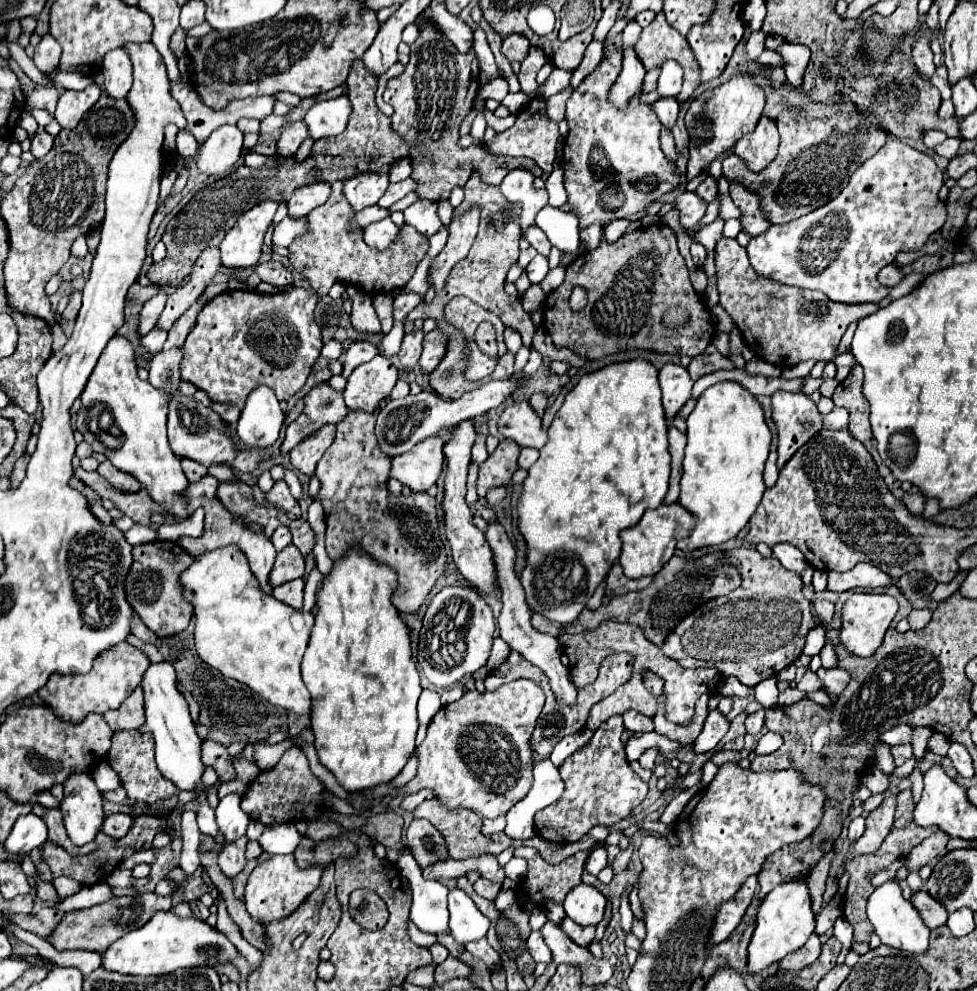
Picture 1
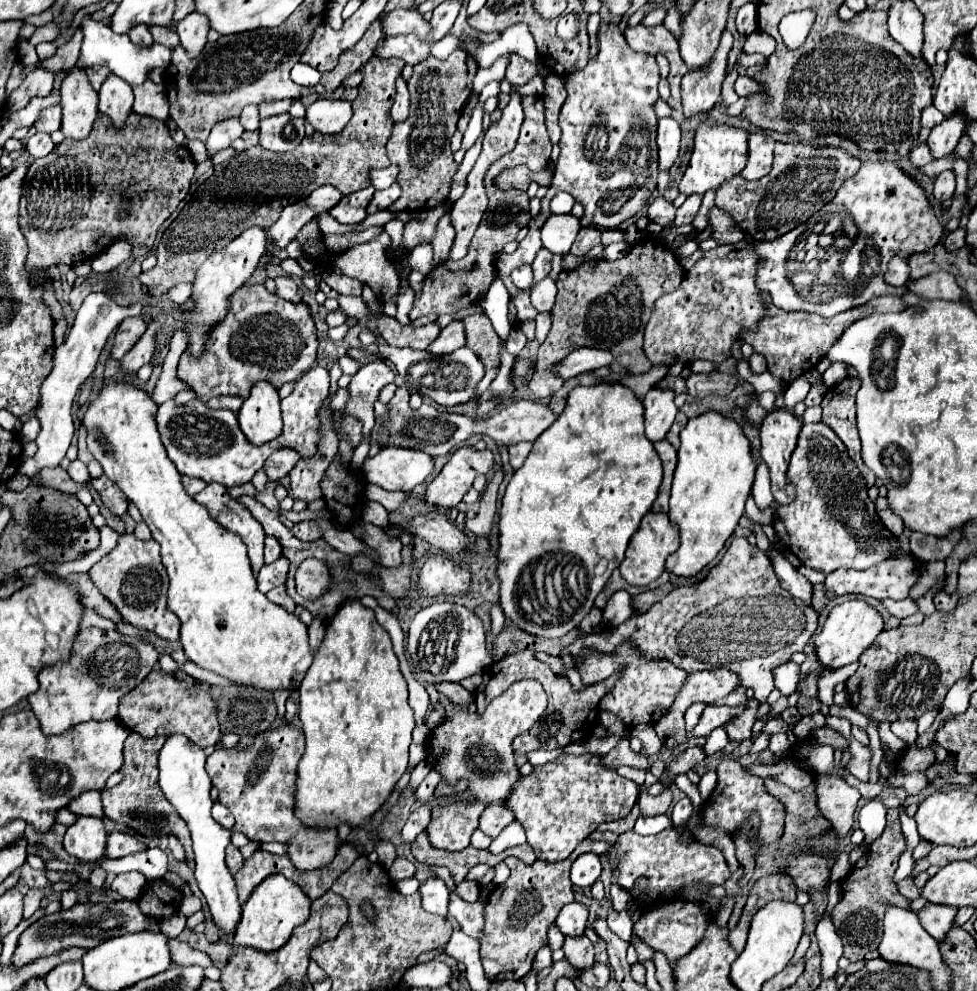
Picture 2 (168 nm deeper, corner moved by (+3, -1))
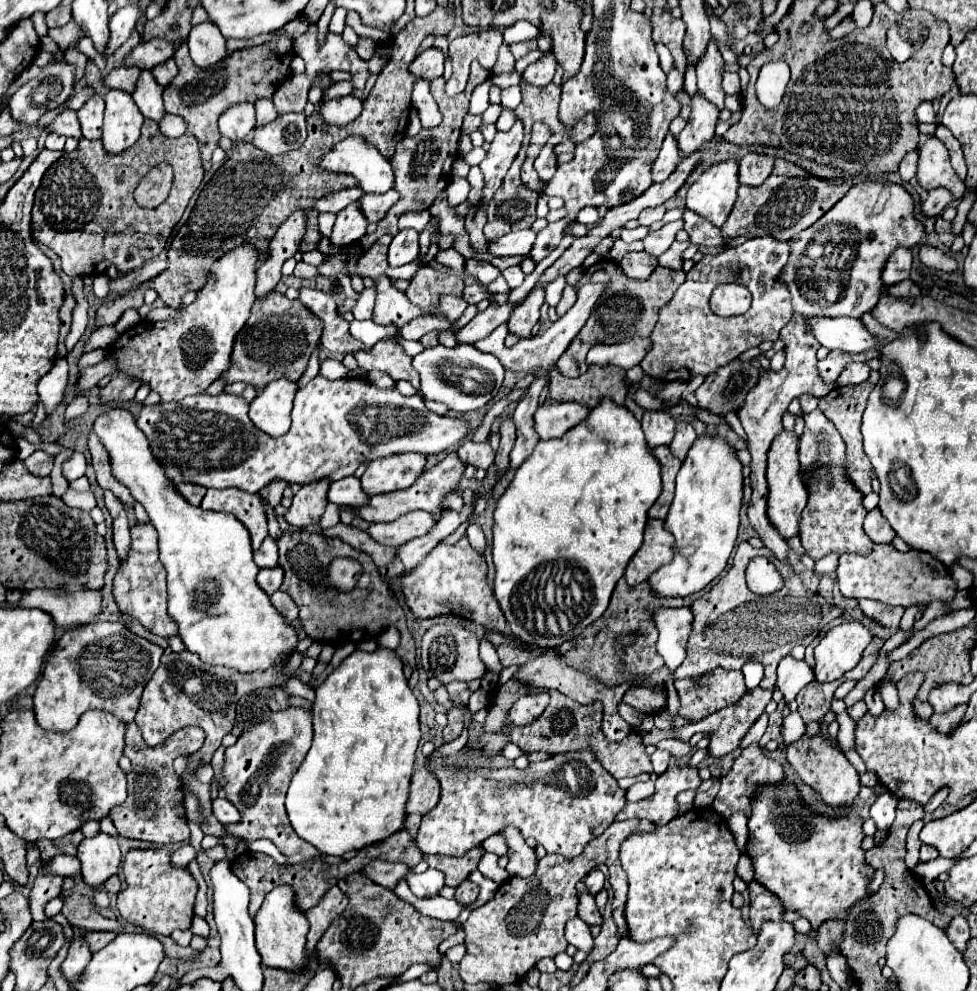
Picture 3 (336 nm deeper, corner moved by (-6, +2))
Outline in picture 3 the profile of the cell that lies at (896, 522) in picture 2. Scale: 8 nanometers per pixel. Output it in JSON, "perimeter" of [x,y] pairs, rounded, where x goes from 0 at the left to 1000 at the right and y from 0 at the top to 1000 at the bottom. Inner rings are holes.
{"perimeter":[[[900,512],[889,516],[889,520],[885,524],[885,536],[887,536],[887,540],[892,540],[892,544],[896,548],[912,548],[916,544],[916,540],[918,540],[914,536],[914,532],[908,528],[908,524],[904,522]]]}

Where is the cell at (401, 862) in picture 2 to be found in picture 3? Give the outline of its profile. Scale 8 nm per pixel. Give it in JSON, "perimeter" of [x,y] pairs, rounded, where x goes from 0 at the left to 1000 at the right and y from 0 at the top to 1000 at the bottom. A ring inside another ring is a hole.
{"perimeter":[[[380,869],[378,873],[372,875],[372,881],[388,891],[388,893],[394,893],[398,897],[402,897],[406,893],[406,889],[419,879],[419,873],[415,871],[398,871],[398,869]]]}

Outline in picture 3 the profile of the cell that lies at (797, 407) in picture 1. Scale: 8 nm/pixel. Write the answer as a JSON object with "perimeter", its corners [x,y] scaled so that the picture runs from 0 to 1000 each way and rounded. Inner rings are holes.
{"perimeter":[[[801,433],[789,453],[787,453],[787,471],[785,471],[785,485],[787,485],[787,504],[785,504],[785,522],[789,522],[789,528],[797,532],[797,538],[808,544],[818,538],[818,520],[822,512],[826,510],[826,493],[820,481],[820,471],[816,463],[818,455],[818,439],[814,435]]]}

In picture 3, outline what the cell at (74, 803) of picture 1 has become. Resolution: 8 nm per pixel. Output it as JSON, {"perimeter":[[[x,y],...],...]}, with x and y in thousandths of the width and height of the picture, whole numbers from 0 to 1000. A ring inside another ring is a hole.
{"perimeter":[[[101,839],[99,843],[85,847],[79,857],[79,865],[83,869],[83,885],[89,893],[101,895],[114,883],[120,881],[124,873],[124,859],[120,853],[120,845]]]}

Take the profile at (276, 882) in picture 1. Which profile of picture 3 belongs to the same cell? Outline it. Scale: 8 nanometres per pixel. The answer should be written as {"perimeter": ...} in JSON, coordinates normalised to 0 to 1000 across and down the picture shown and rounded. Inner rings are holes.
{"perimeter":[[[286,893],[271,903],[271,909],[261,923],[261,946],[263,946],[263,960],[271,976],[284,978],[308,978],[312,974],[312,948],[316,941],[316,929],[312,921],[302,913],[302,897],[294,893]]]}

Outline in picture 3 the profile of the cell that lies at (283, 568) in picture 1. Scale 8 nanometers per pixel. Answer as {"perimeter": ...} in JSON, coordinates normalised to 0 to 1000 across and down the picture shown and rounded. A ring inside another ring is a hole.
{"perimeter":[[[288,572],[267,574],[265,580],[263,580],[263,588],[265,588],[265,592],[267,592],[273,600],[277,600],[281,594],[288,592],[288,588],[290,588],[290,580],[292,580],[292,576],[290,576]]]}

